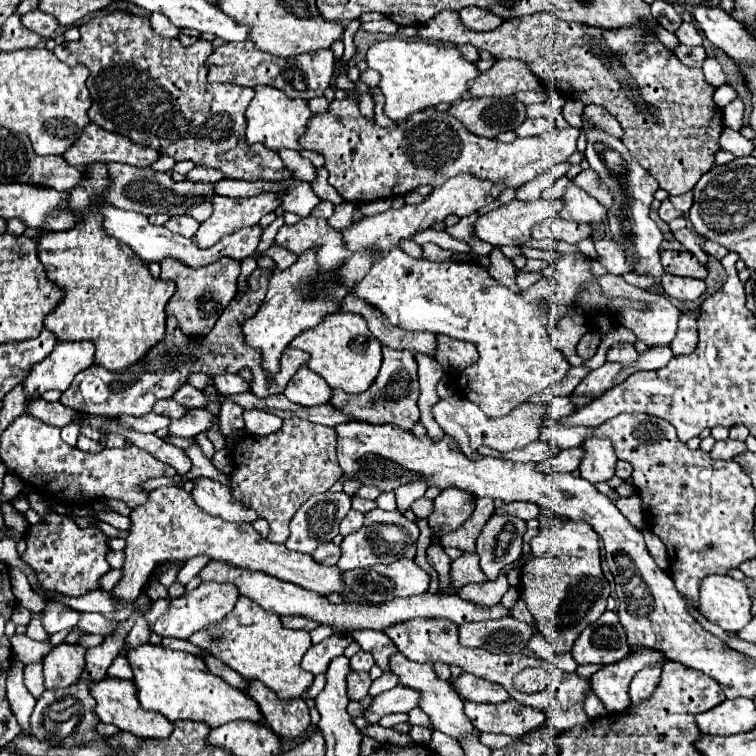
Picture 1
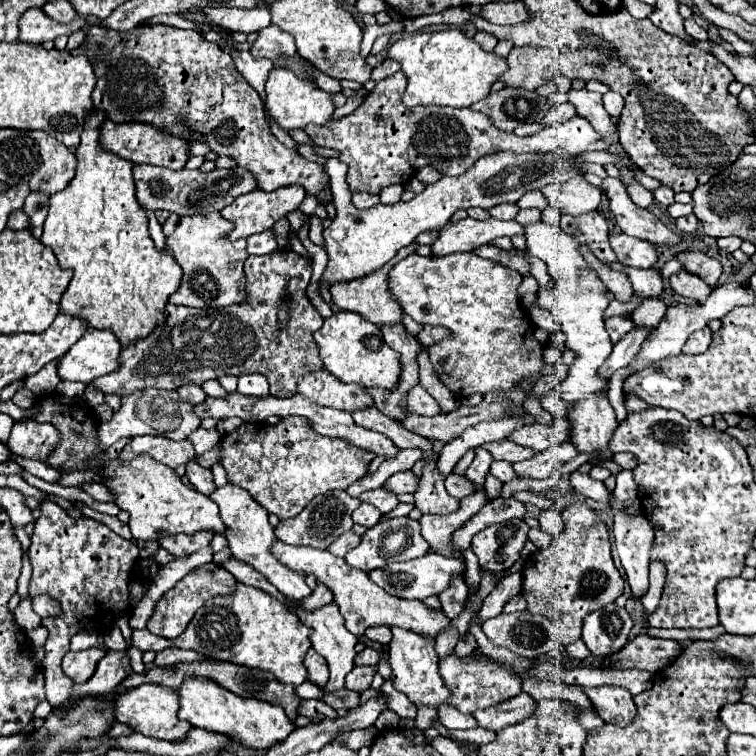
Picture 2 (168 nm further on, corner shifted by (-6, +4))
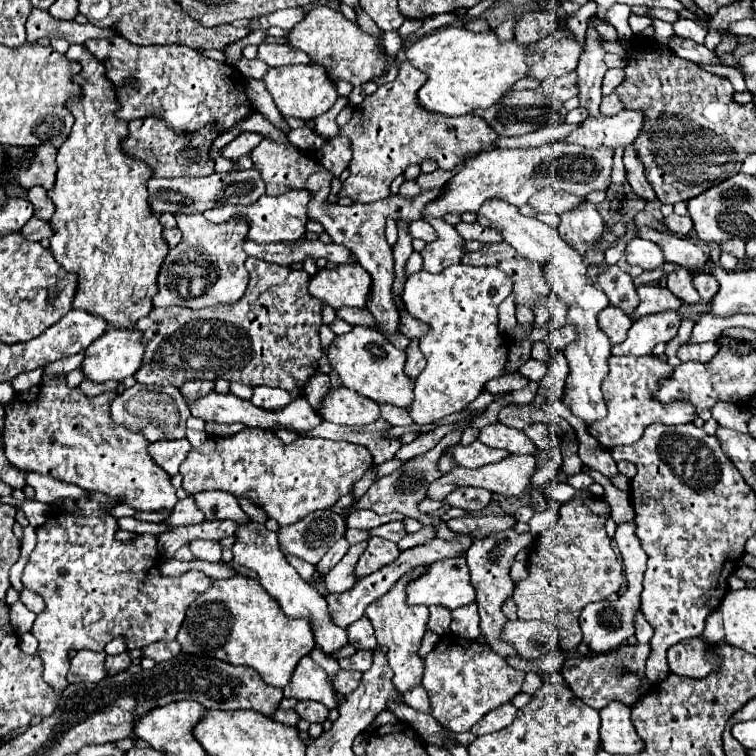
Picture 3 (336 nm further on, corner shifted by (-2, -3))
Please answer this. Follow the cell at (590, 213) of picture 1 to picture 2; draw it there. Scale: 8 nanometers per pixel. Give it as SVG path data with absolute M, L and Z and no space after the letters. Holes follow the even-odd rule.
M572 178L564 184L550 184L542 190L548 204L556 208L560 214L580 216L598 208L602 200L602 190L598 186L588 184L584 178Z

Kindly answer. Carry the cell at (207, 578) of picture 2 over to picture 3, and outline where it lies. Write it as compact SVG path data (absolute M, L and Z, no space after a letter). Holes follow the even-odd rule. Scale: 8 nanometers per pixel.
M88 493L76 501L76 511L68 513L58 505L52 505L46 517L46 523L36 529L38 545L34 547L30 561L22 573L24 589L30 589L42 595L46 609L36 617L30 633L38 639L38 655L44 661L44 679L58 693L68 687L66 675L70 668L68 651L92 649L102 651L108 641L122 637L128 649L144 649L154 641L172 641L184 621L188 605L210 587L210 577L202 571L186 571L176 577L160 575L162 556L158 553L156 535L144 533L129 541L116 541L114 533L118 531L118 519L108 513L108 507L118 505L120 501L110 501L104 493Z

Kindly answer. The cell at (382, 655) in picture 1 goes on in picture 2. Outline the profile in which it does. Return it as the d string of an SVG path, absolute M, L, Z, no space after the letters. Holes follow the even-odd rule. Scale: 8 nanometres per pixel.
M374 626L364 632L364 638L370 642L376 642L376 644L388 644L392 638L392 632L386 626Z

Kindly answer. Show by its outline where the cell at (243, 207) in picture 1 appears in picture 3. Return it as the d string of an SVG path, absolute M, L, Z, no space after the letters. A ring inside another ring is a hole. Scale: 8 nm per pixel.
M288 191L278 197L262 195L254 205L242 207L242 205L224 205L206 211L204 215L214 221L214 223L224 223L236 215L246 215L250 219L250 231L248 231L248 241L256 243L292 243L304 237L306 233L306 223L308 223L308 203L312 199L310 191Z

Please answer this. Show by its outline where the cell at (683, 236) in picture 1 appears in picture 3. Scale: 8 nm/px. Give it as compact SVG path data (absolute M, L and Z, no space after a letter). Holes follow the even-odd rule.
M672 213L672 215L664 217L662 223L664 223L672 233L676 233L676 235L680 235L680 237L686 237L686 235L692 231L692 219L690 219L688 215L680 217L680 215Z

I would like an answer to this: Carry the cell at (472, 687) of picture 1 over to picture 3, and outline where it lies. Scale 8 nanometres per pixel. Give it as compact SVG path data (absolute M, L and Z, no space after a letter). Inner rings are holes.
M444 635L424 659L422 685L430 697L432 717L454 733L470 731L488 711L508 703L520 693L524 671L510 667L488 645L456 635Z

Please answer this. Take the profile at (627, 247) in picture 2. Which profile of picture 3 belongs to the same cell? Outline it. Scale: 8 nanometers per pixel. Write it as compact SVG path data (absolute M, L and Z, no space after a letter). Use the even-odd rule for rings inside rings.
M632 239L626 245L626 259L630 265L638 265L642 269L658 269L664 265L662 249L646 239Z

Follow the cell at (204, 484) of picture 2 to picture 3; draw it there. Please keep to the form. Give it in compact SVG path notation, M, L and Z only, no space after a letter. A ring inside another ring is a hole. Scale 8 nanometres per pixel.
M202 491L194 495L200 511L206 519L232 519L232 521L250 521L250 517L240 509L236 497L224 491Z

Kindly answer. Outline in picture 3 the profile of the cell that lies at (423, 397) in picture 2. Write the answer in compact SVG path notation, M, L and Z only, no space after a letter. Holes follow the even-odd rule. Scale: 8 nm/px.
M382 405L380 411L382 411L382 419L390 425L412 425L408 409L400 409L394 405Z

